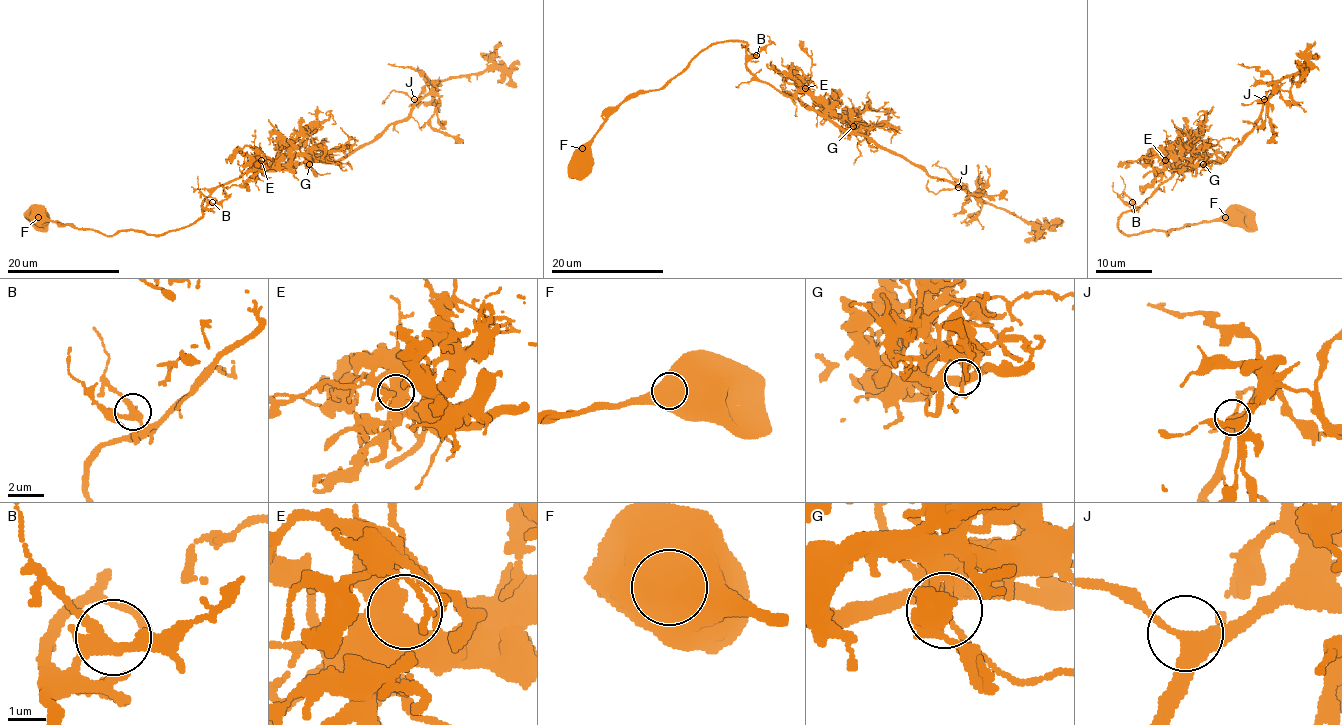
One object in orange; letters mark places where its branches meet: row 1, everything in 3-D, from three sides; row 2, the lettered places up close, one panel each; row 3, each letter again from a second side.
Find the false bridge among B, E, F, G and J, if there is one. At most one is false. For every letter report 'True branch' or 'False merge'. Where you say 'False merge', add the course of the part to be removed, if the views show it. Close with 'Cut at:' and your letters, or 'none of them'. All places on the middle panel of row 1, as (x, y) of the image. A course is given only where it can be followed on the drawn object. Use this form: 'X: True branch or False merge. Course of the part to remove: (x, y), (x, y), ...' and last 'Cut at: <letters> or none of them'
B: True branch
E: True branch
F: True branch
G: True branch
J: True branch
Cut at: none of them

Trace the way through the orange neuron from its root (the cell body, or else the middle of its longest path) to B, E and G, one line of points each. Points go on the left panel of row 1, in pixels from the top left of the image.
B: (39, 213), (44, 211), (51, 220), (104, 235), (121, 230), (164, 235), (195, 223), (212, 202)
E: (39, 213), (104, 235), (121, 230), (164, 235), (195, 223), (202, 216), (202, 202), (215, 189), (261, 160)
G: (39, 213), (104, 235), (164, 235), (195, 223), (215, 189), (250, 170), (309, 164)

